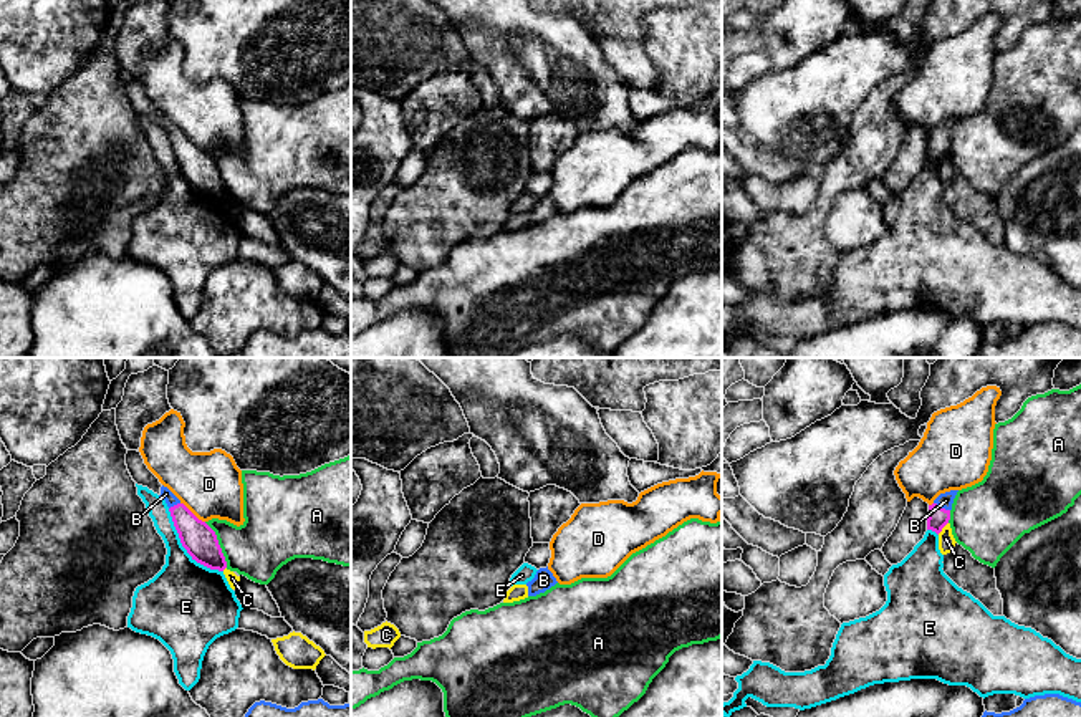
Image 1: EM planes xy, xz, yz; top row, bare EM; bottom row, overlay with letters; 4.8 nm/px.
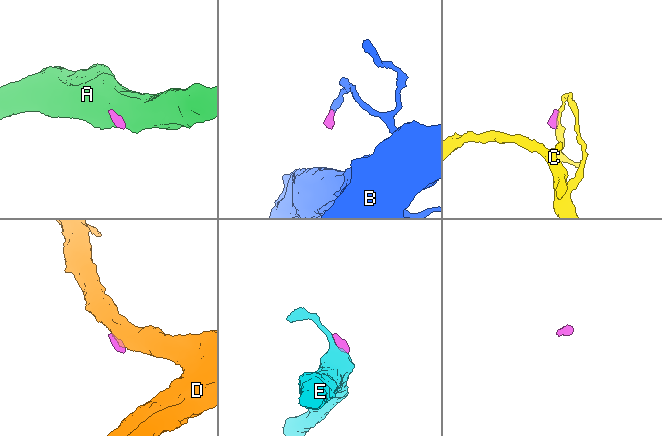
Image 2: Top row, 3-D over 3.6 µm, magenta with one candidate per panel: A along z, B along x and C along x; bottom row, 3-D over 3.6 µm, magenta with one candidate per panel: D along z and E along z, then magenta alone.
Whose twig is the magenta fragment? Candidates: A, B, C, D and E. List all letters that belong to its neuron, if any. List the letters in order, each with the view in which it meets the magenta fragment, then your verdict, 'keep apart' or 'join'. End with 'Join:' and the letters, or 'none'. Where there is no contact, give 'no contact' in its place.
A: xy | keep apart
B: yz | join
C: yz | keep apart
D: xy | keep apart
E: xy | keep apart
Join: B

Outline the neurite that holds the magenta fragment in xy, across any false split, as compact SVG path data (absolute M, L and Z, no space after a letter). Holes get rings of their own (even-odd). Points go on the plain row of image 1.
M161 116L159 126L166 129L180 172L192 189L210 199L223 200L227 190L215 161L199 149L167 116Z

